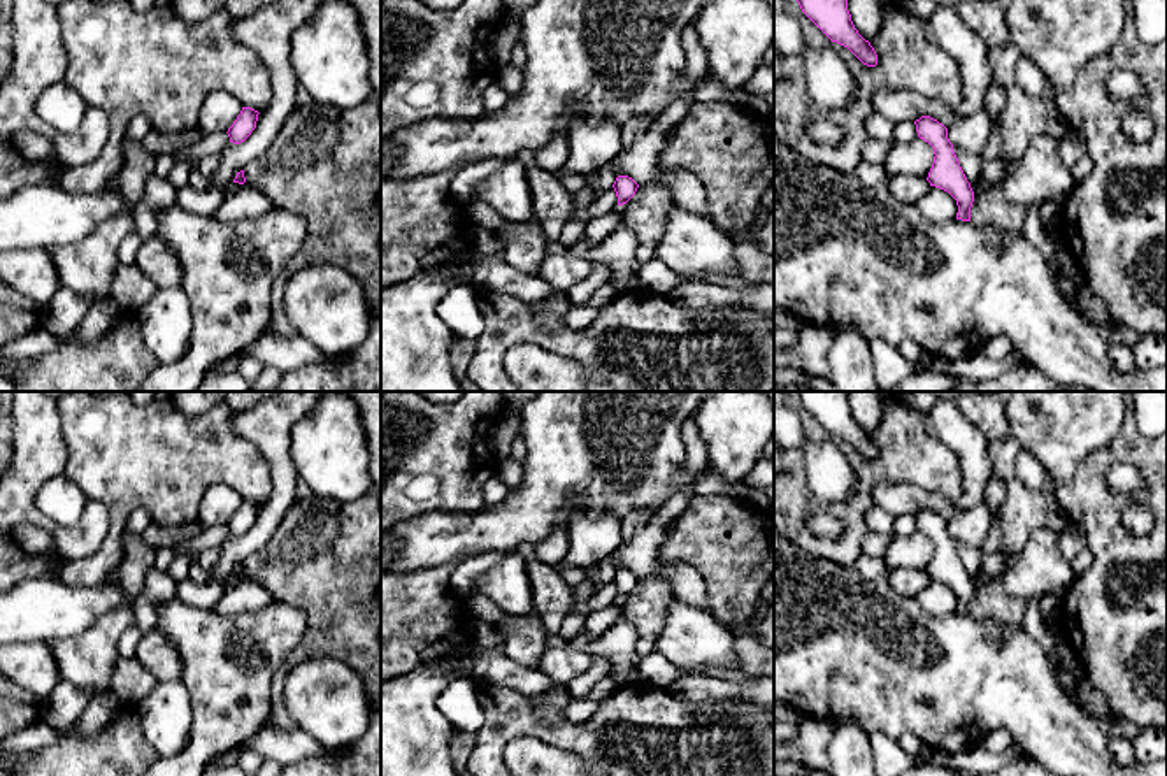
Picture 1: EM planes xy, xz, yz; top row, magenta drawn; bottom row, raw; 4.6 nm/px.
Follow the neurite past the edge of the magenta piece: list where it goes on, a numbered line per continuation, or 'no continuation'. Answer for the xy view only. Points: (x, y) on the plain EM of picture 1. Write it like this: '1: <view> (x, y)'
no continuation

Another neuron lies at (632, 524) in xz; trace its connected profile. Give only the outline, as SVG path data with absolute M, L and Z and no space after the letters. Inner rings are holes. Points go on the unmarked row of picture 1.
M639 509L628 514L625 520L621 520L623 541L632 539L641 528L644 528L651 521L653 514L655 513L649 509Z

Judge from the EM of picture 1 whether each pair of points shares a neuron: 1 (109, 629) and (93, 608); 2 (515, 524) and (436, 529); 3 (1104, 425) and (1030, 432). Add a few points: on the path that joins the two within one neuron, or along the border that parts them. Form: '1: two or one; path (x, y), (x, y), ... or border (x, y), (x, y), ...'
1: two; border (130, 608), (114, 608), (79, 634), (65, 638)
2: one; path (495, 527), (455, 527)
3: one; path (1087, 425), (1048, 425)

